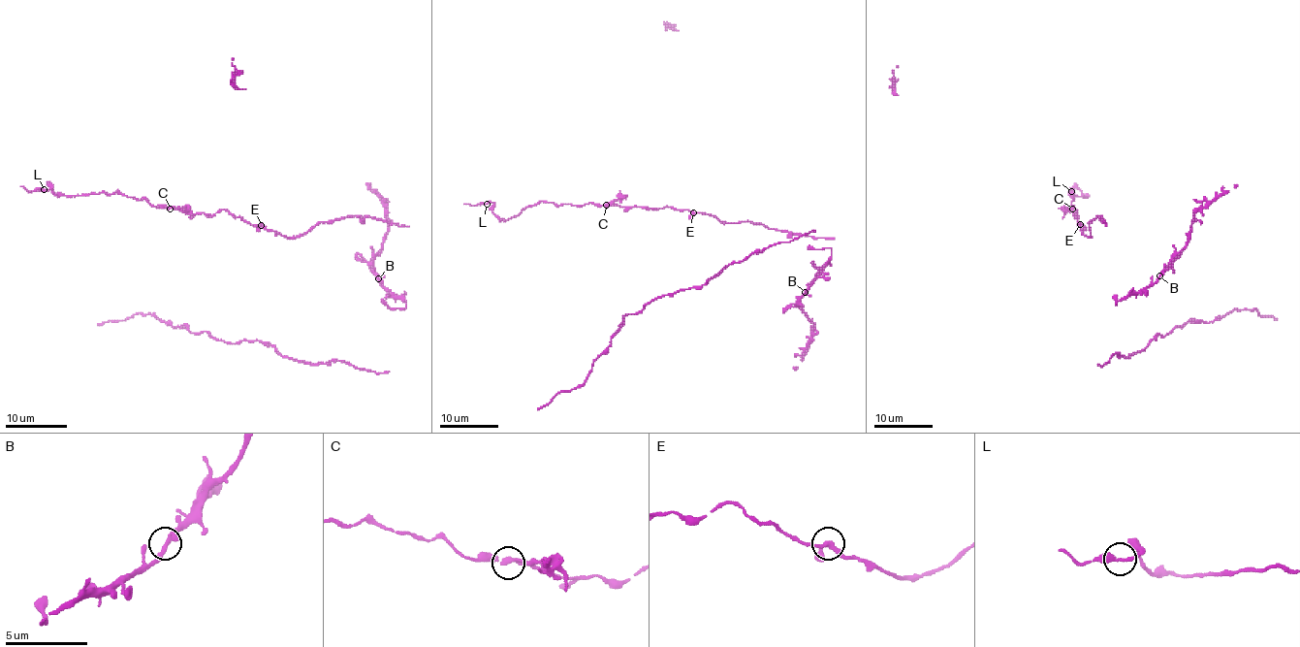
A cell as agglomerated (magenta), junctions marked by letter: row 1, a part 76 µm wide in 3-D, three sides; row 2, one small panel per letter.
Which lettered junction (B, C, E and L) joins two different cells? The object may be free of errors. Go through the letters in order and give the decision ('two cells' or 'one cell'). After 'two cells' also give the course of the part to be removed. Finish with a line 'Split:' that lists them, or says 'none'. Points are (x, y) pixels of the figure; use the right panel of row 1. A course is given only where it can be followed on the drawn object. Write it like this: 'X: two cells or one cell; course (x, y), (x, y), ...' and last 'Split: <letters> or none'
B: one cell
C: two cells
E: one cell
L: one cell
Split: C

